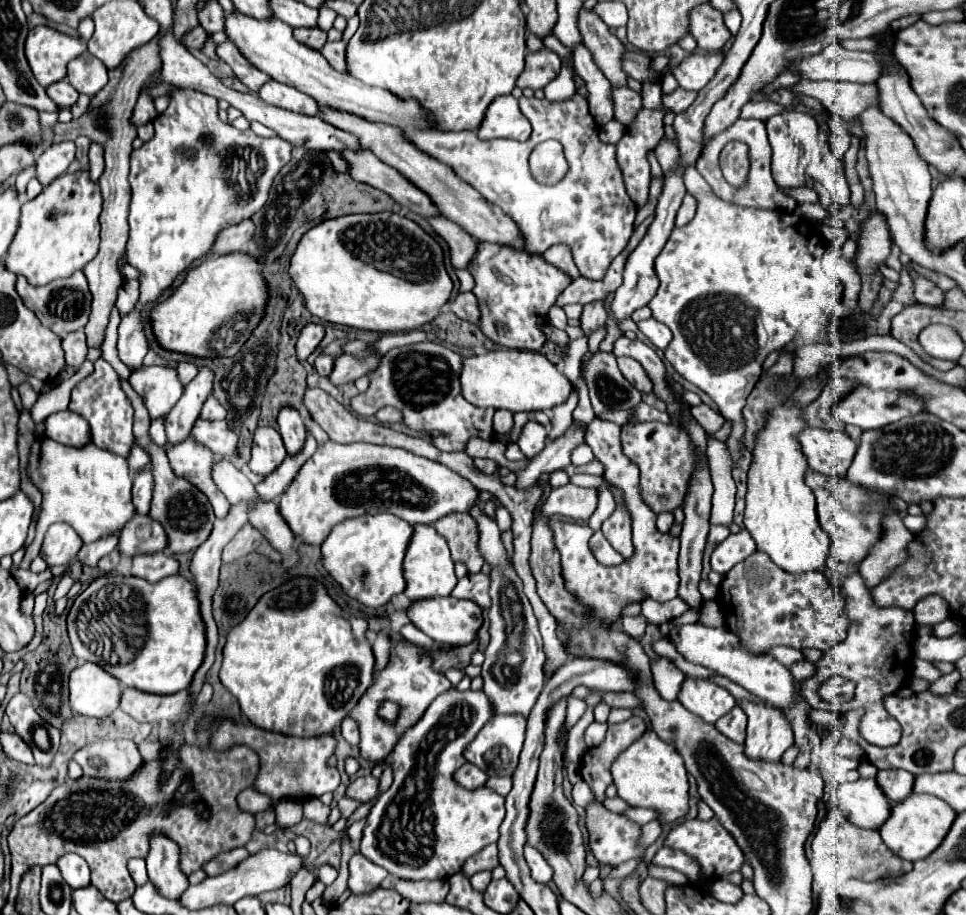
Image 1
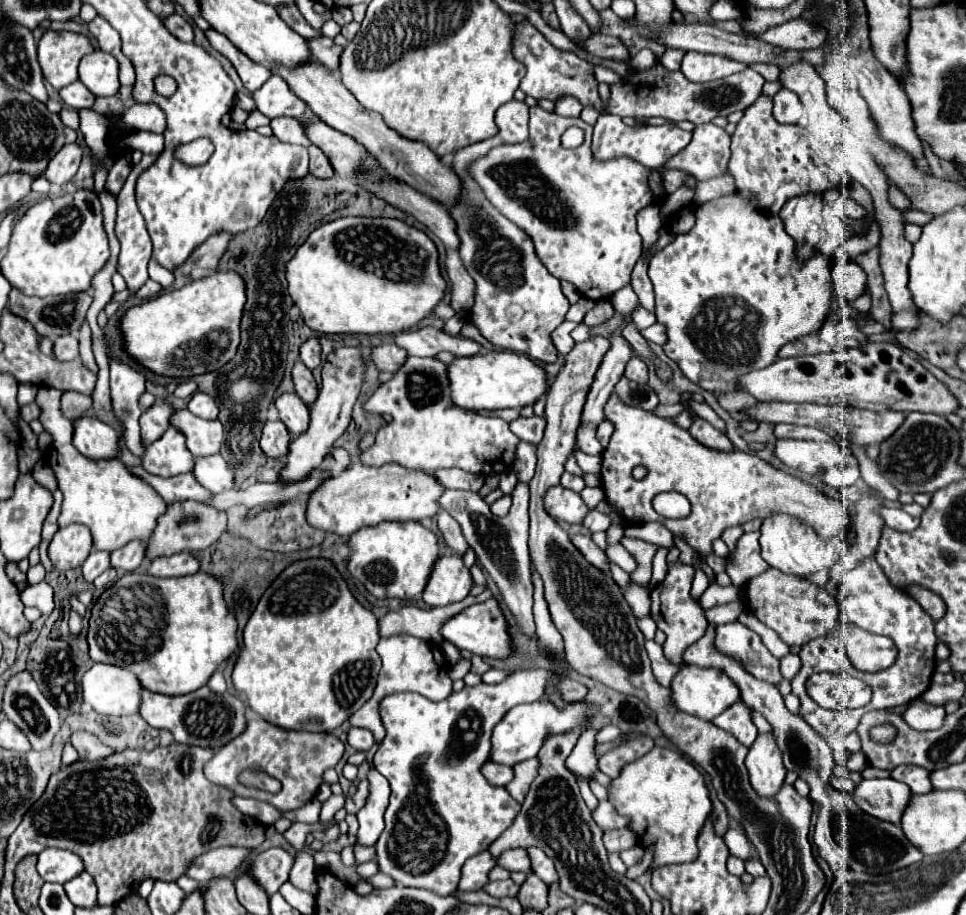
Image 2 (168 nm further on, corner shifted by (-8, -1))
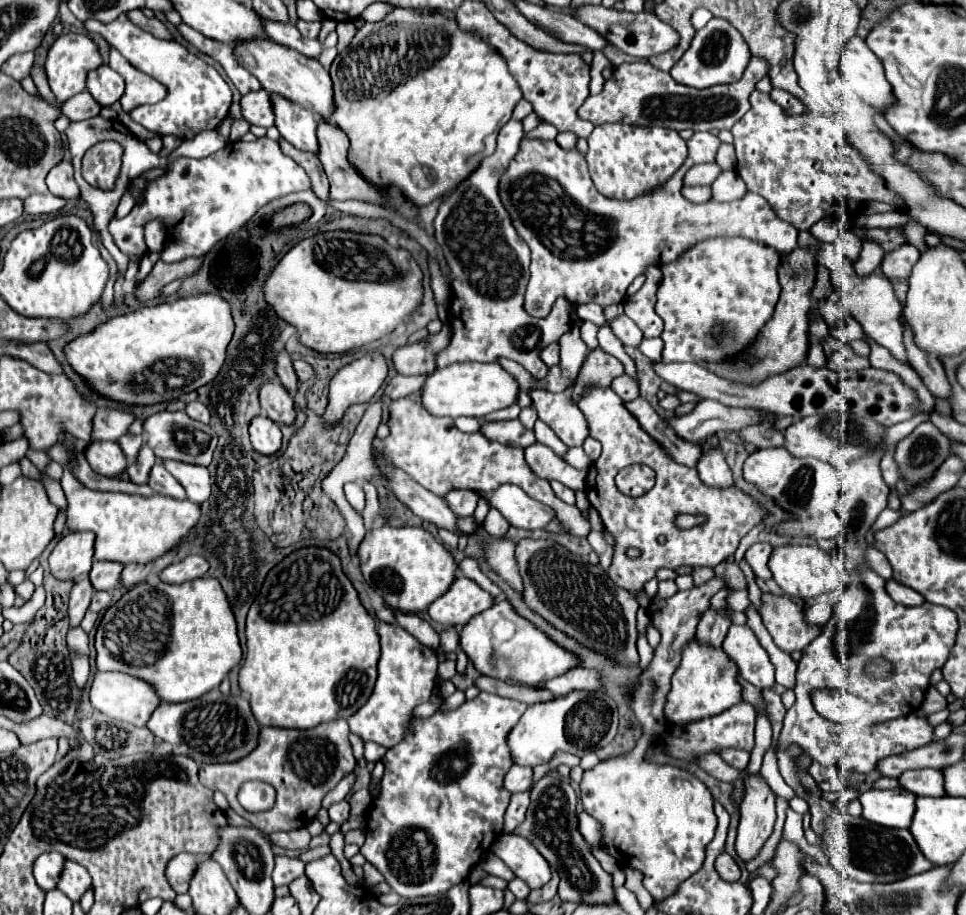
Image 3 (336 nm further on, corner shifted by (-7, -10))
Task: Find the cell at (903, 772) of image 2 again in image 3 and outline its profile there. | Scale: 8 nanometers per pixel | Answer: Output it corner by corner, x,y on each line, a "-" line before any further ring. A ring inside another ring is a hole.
937,769
905,771
905,775
899,777
899,783
903,789
913,791
919,797
941,797
941,795
945,795
943,771
937,771

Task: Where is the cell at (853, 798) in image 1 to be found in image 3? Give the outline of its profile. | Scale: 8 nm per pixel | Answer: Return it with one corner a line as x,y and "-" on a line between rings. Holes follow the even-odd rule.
903,787
881,791
869,789
859,795
863,817
883,827
909,827
915,815
915,795

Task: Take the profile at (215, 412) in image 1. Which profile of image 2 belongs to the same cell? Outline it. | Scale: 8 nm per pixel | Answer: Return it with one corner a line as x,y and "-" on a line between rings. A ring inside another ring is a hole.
196,392
190,402
188,402
188,410
200,418
206,418
206,420
216,420
218,418
218,402
216,398
208,396
208,394
202,394
202,392

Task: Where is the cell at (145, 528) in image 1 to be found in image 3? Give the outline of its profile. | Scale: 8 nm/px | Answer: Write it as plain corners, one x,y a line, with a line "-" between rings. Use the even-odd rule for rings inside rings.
95,561
89,571
89,581
95,591
113,591
117,587
117,575
121,575
121,563

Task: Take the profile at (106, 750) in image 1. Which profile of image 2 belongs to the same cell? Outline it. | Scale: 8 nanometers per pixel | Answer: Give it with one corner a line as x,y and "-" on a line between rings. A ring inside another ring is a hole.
74,732
70,738
72,746
78,750
82,760
102,760
112,754
116,754
114,748
102,744
94,734
90,732

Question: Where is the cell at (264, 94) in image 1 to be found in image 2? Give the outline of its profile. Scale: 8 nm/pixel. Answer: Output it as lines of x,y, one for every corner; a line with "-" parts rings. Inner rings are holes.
270,76
270,80
258,88
252,94
258,110
262,114
266,114
268,118
276,118
276,116
292,116
292,118
302,118
308,108
306,102
302,102
302,98
298,98
292,88
288,86
288,82
284,82
284,78
280,76

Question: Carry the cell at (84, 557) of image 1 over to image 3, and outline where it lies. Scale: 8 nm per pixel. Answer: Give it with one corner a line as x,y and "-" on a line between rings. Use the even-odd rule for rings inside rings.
87,577
73,585
71,599
69,599
69,609
67,609
69,627
79,627
81,625
81,621
85,617
85,611
89,607
89,601
91,601
91,593
93,593
93,587
91,587

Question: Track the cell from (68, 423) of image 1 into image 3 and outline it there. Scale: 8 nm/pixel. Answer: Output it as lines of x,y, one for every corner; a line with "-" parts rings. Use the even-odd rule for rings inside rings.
89,443
87,459
91,469
103,477
121,477
127,469
127,459
117,443

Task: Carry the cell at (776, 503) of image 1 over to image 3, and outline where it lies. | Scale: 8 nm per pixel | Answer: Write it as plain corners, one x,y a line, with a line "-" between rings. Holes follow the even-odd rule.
787,545
773,551
769,559
769,569
773,573
773,579
783,589
785,595
797,597
797,599
809,599
817,595
825,595
835,591
839,585
837,569
833,567
829,553
817,549
817,547
805,547
805,545

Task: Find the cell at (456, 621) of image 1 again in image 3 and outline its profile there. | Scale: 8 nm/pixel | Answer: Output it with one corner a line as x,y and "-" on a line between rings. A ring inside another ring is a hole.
509,601
495,603
489,611
473,617
461,631
461,647
481,675
495,677
511,685
543,687
549,679
579,667
577,655
551,641
541,629
521,617

